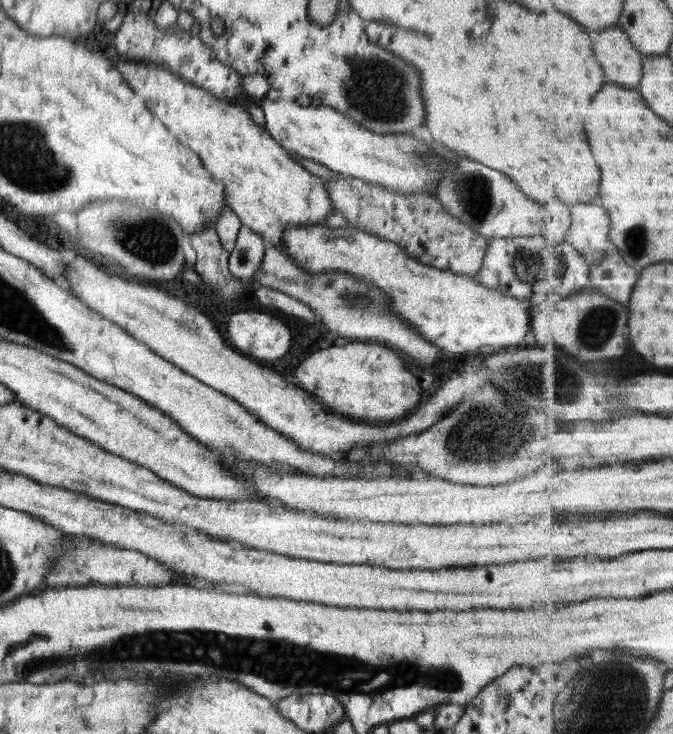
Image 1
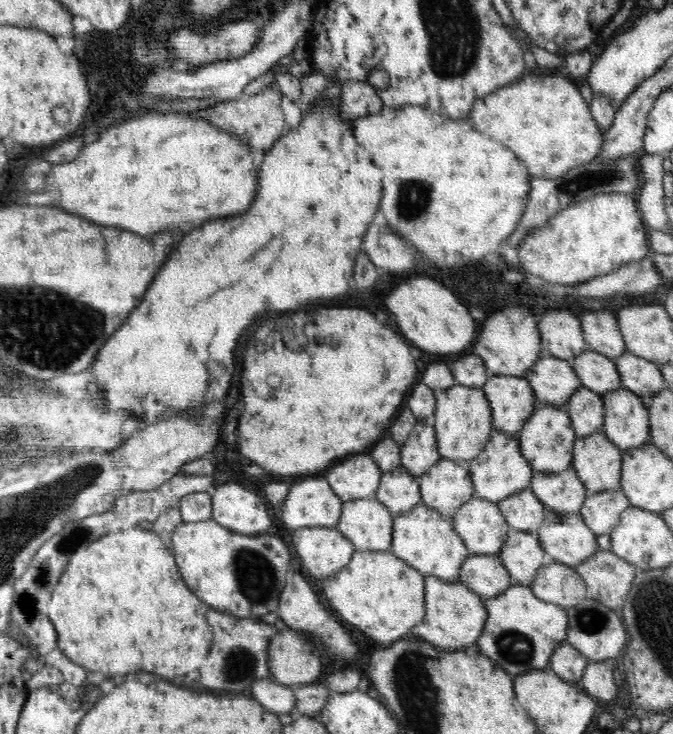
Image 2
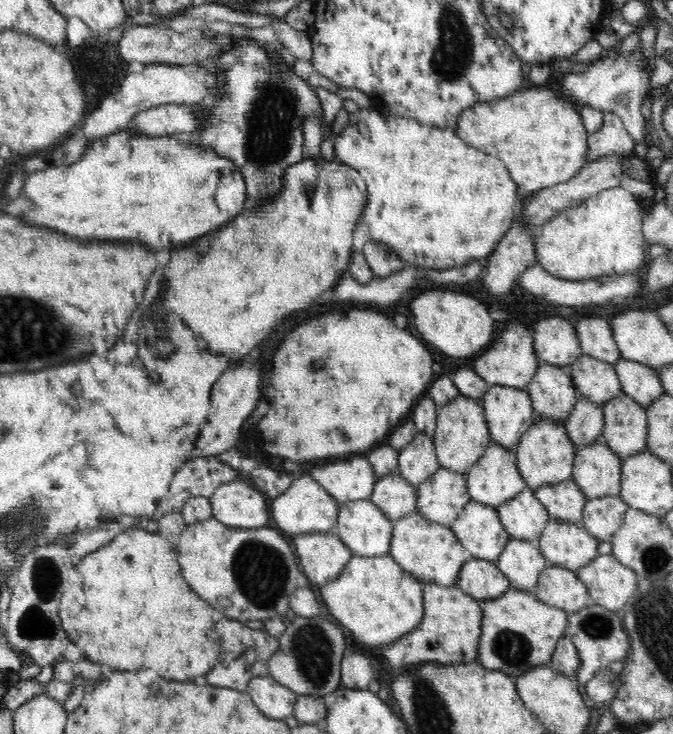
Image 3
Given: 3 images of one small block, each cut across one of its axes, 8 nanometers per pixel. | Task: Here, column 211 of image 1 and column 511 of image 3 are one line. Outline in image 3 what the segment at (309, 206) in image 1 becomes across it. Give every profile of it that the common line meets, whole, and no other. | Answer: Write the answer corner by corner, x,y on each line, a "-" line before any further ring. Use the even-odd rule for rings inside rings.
533,86
526,90
517,90
501,99
471,105
458,117
456,132
468,146
500,159
508,167
512,179
518,185
516,196
524,202
542,189
570,180
587,163
589,136
578,109
572,100
556,90

